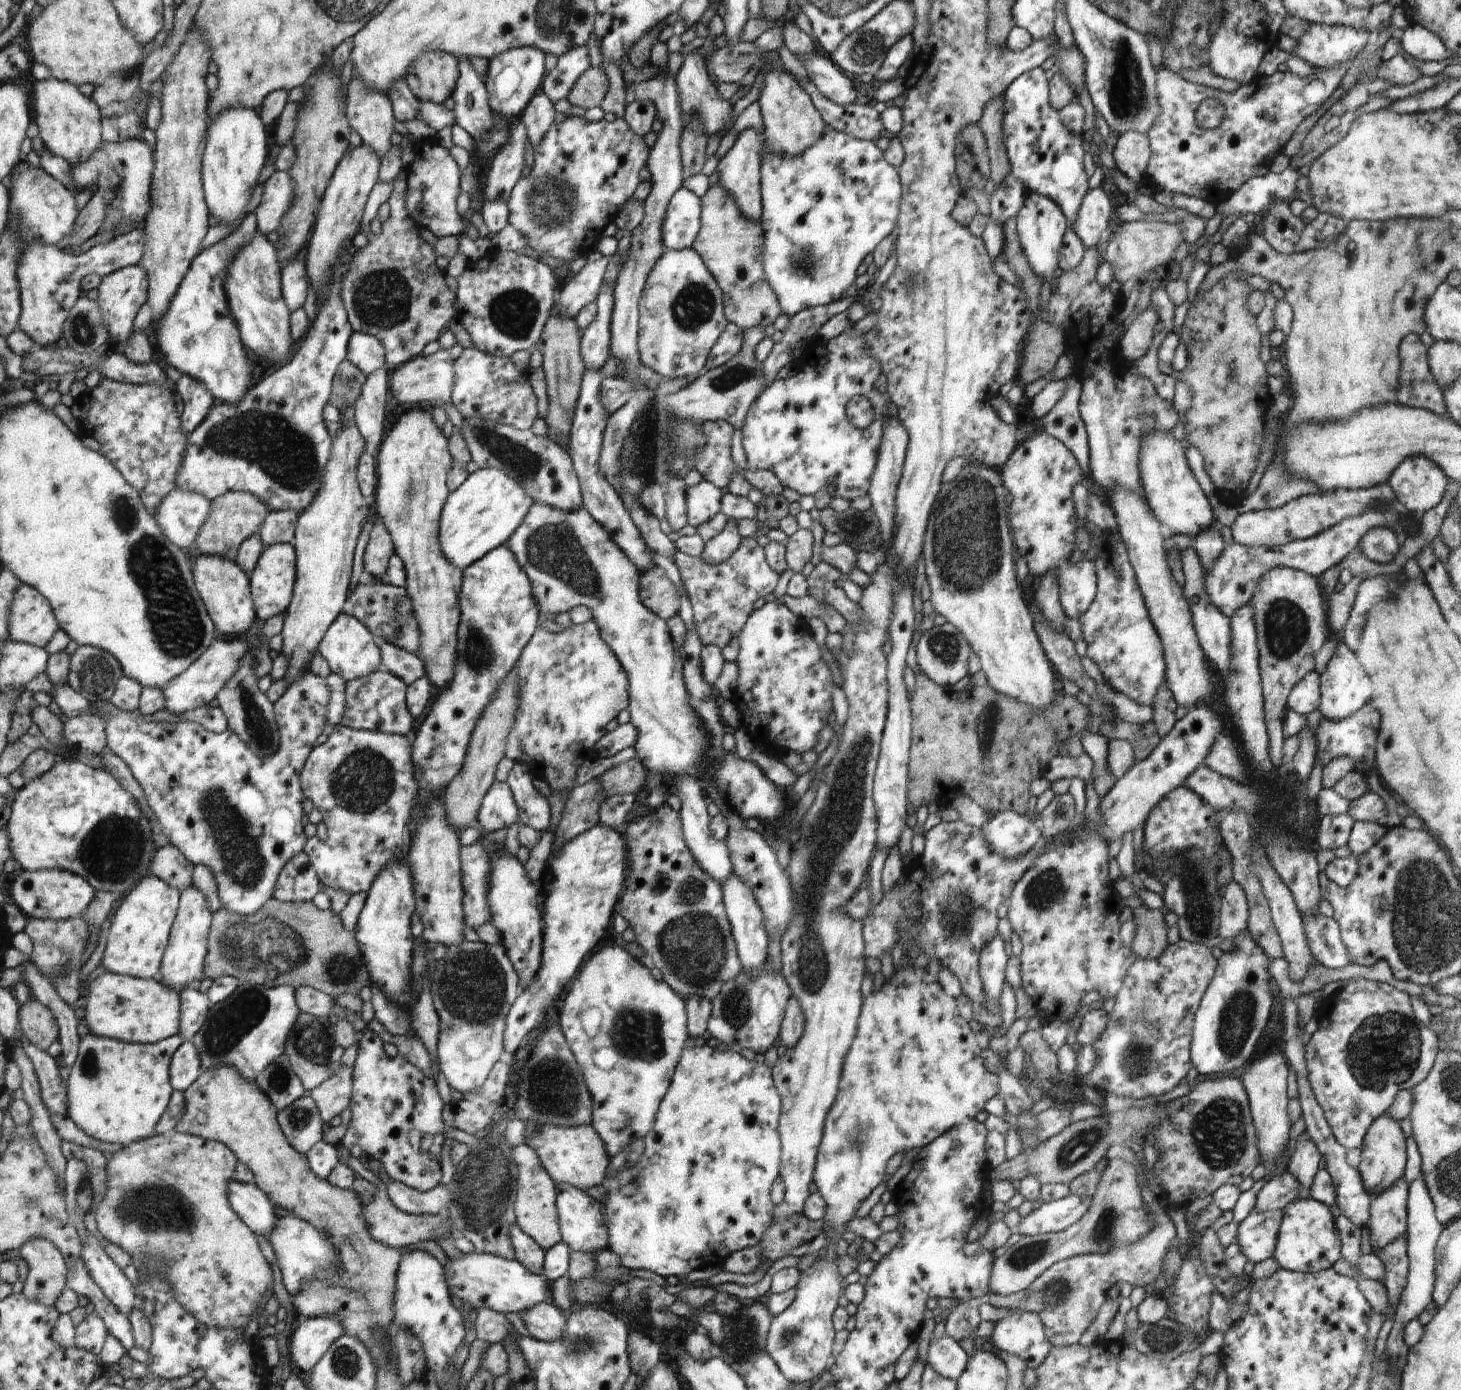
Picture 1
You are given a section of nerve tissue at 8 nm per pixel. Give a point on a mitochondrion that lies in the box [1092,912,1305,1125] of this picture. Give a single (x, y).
(1238, 1018)

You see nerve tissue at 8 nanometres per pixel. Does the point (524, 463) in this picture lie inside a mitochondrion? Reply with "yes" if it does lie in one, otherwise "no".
yes

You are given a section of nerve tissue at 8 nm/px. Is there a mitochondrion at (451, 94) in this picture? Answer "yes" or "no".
no

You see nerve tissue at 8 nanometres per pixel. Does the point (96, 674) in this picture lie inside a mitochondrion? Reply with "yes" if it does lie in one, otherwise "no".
yes

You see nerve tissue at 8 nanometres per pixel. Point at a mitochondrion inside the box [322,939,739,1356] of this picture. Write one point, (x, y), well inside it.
(471, 984)

